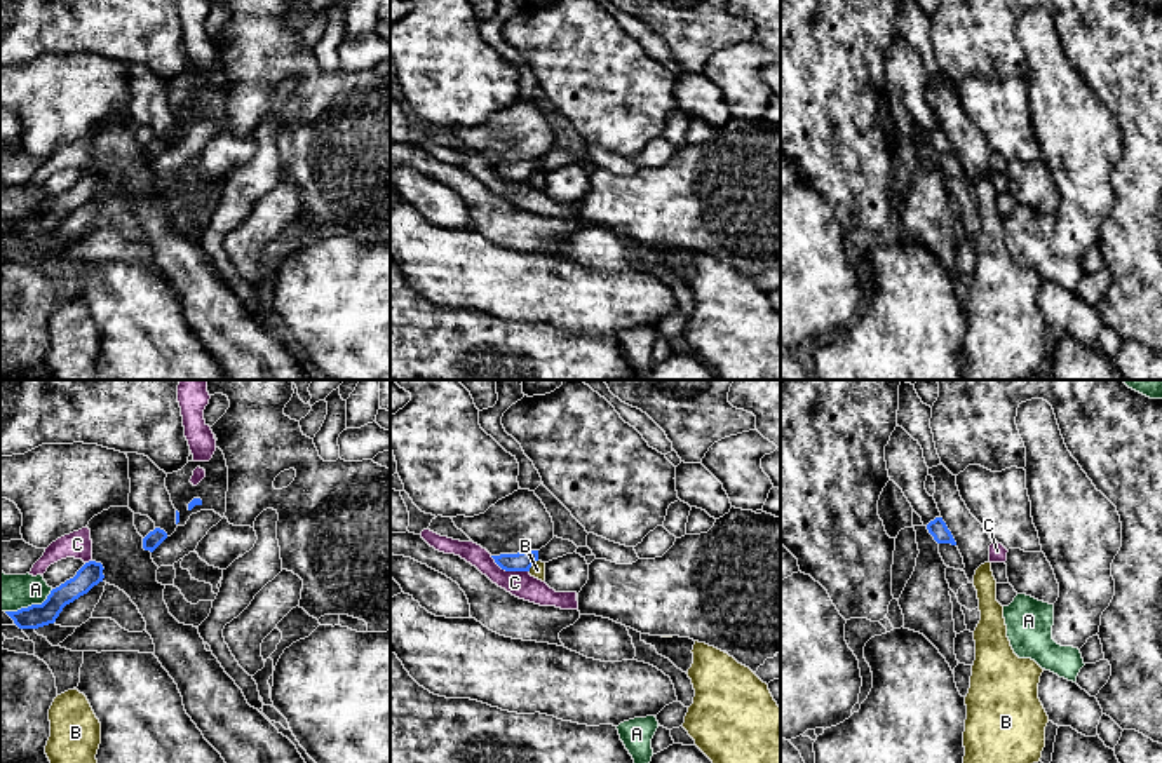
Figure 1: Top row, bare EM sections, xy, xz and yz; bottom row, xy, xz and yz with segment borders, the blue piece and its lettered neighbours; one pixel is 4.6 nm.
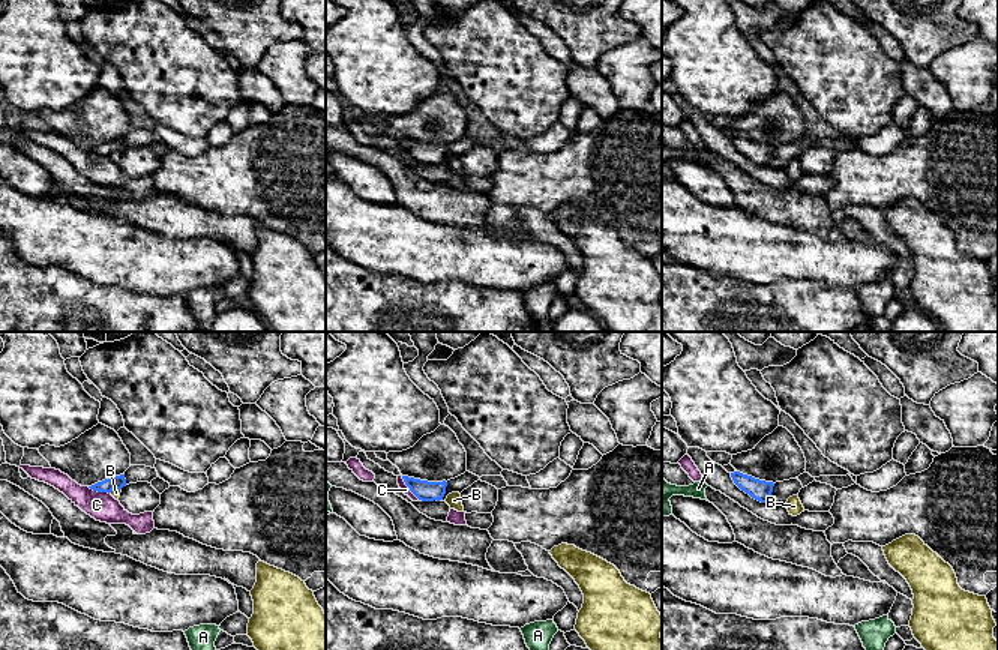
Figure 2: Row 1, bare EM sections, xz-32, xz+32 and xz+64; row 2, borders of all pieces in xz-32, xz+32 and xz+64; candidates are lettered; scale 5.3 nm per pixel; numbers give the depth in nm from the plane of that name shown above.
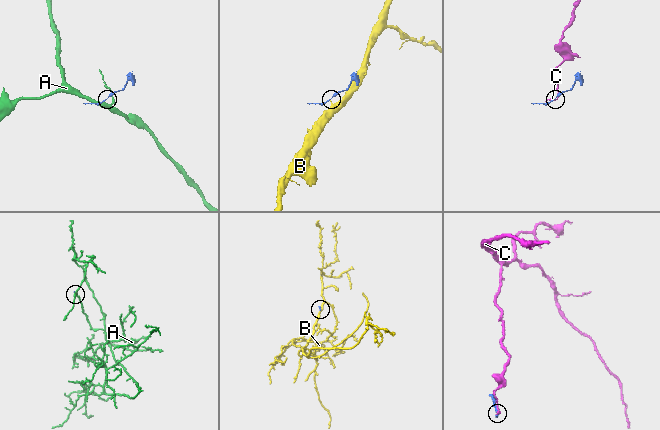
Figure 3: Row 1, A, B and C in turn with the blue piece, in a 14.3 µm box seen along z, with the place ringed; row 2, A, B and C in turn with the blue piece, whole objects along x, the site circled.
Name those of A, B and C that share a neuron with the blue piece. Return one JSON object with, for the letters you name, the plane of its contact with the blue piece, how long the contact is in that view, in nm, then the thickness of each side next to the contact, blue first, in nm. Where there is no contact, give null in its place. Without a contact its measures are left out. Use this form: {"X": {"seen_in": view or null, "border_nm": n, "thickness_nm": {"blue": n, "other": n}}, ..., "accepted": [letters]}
{"accepted": []}

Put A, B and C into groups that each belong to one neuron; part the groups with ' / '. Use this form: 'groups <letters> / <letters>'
groups A / B / C

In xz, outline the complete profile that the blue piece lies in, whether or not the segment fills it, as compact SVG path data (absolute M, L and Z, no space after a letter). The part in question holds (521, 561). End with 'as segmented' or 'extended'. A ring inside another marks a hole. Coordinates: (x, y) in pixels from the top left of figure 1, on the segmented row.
M523 550L517 554L500 554L491 557L505 571L530 571L538 561L538 550Z; as segmented

